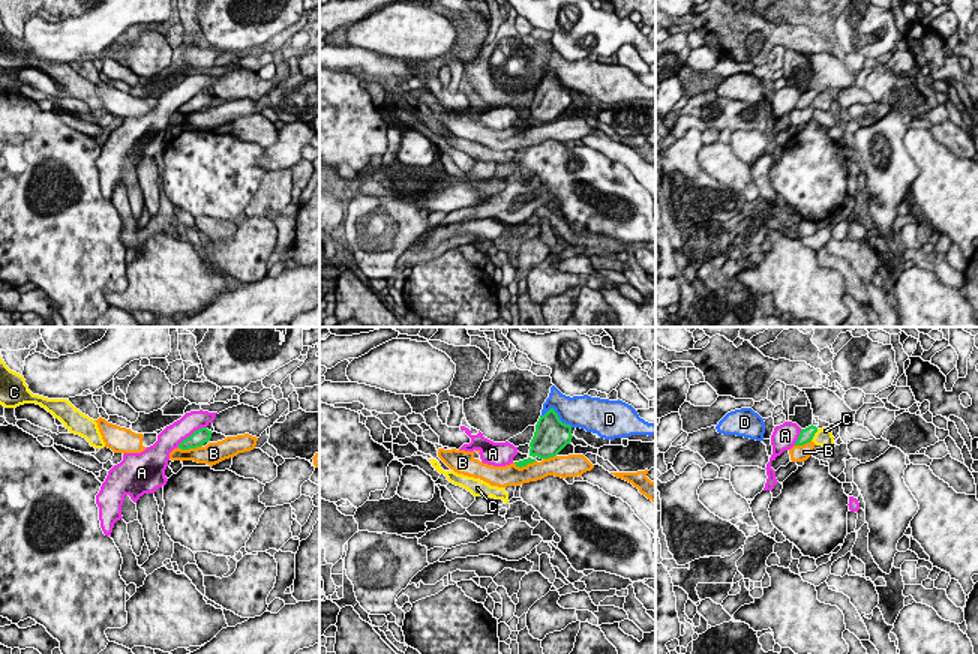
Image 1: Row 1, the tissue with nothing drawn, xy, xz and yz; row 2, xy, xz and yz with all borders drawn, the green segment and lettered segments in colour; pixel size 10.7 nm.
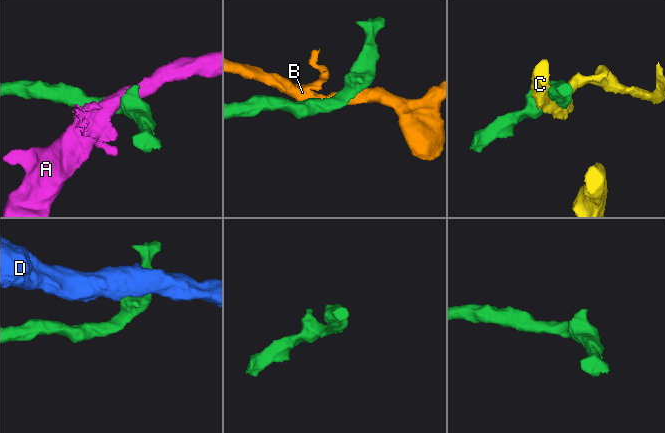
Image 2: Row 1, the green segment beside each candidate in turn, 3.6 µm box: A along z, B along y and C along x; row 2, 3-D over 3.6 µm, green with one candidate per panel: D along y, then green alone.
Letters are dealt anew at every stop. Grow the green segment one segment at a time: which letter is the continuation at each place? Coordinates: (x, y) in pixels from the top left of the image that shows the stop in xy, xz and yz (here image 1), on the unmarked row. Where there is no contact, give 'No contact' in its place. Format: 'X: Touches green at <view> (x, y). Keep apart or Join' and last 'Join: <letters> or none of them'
A: Touches green at xy (192, 98). Keep apart
B: Touches green at xy (189, 111). Keep apart
C: Touches green at yz (813, 99). Keep apart
D: Touches green at xz (557, 78). Keep apart
Join: none of them

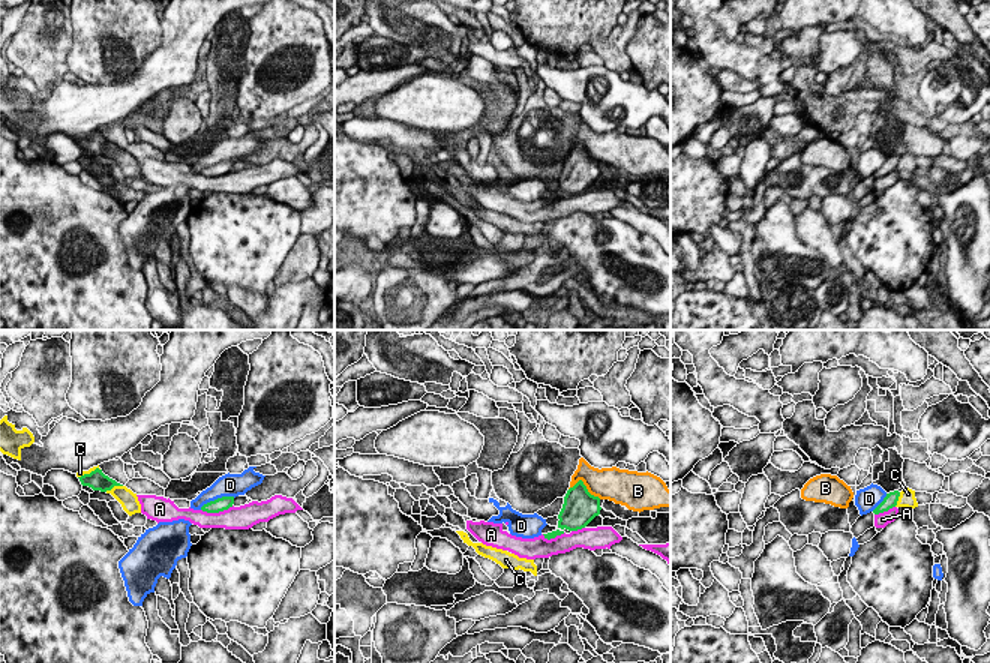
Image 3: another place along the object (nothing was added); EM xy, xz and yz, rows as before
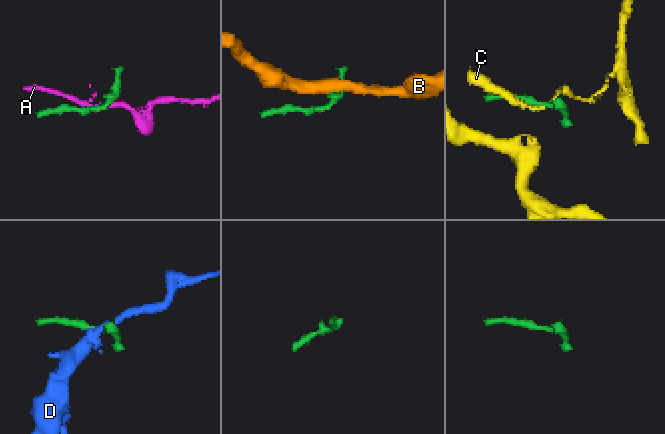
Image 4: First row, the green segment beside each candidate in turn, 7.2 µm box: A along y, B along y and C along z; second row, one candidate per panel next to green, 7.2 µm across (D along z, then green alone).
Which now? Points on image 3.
A: Touches green at xy (216, 176). Keep apart
B: Touches green at xz (585, 150). Keep apart
C: Touches green at xy (113, 150). Keep apart
D: Touches green at xy (218, 162). Keep apart
Join: none of them

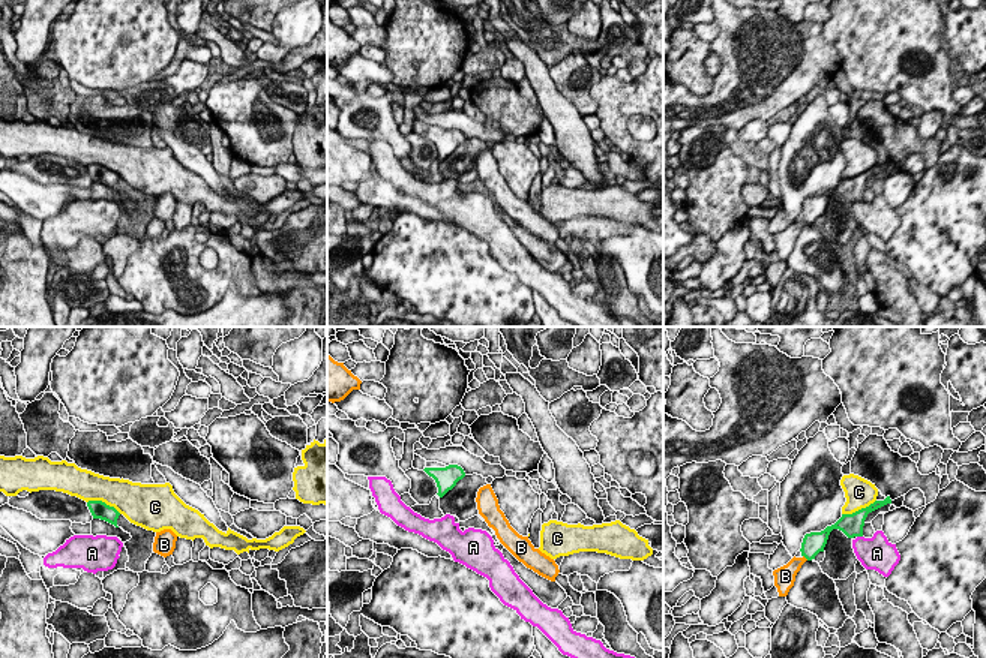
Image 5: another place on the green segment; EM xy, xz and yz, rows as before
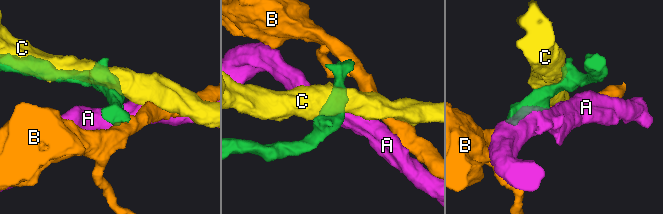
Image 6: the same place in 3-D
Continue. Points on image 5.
A: Touches green at yz (860, 200). Keep apart
B: Touches green at yz (806, 222). Keep apart
C: Touches green at yz (859, 174). Keep apart
Join: none of them

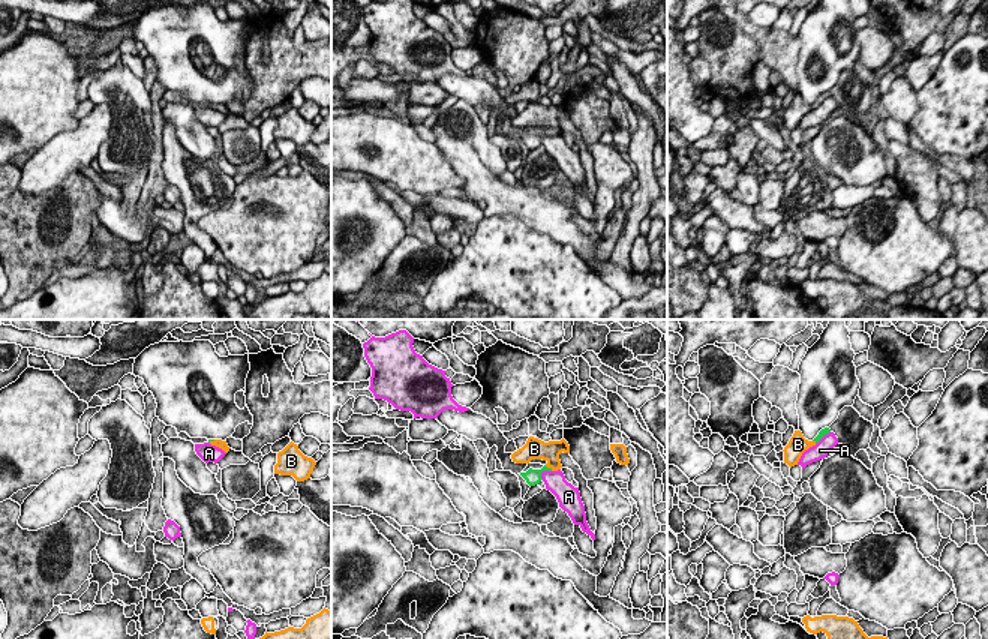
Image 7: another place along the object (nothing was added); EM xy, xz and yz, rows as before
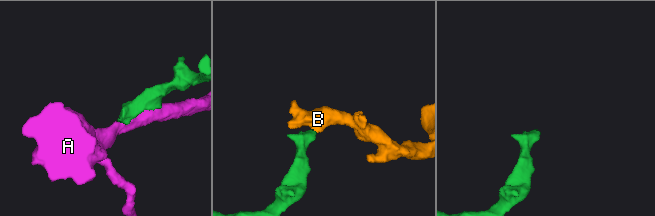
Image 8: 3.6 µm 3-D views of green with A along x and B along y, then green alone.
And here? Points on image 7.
A: Touches green at xz (543, 134). Keep apart
B: Touches green at xz (549, 132). Join
Join: B

